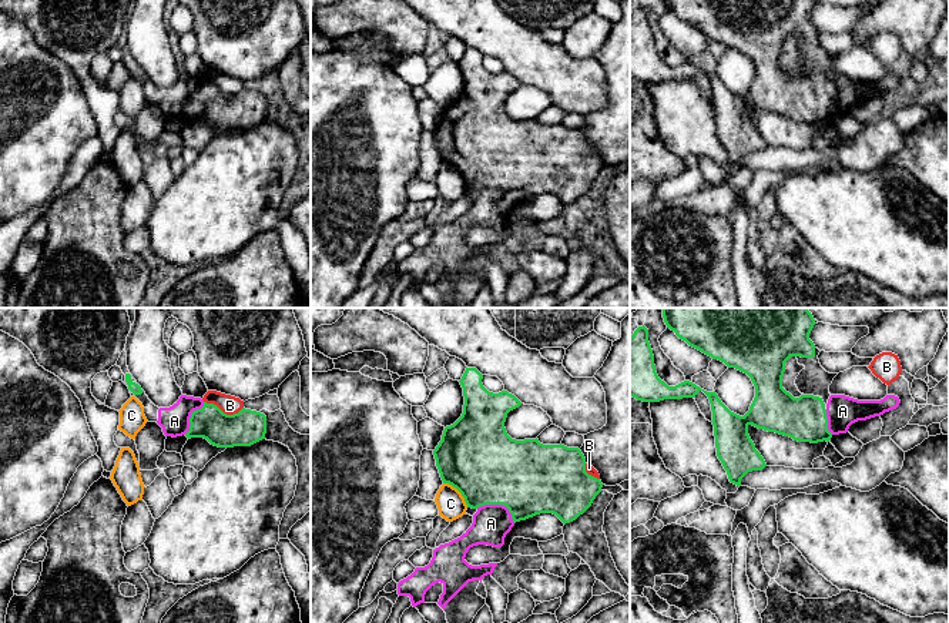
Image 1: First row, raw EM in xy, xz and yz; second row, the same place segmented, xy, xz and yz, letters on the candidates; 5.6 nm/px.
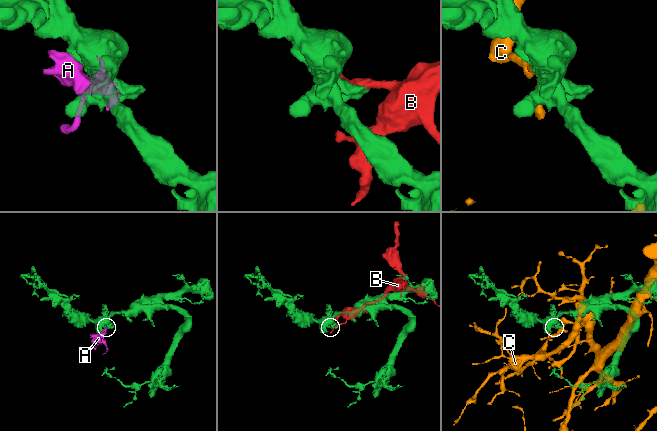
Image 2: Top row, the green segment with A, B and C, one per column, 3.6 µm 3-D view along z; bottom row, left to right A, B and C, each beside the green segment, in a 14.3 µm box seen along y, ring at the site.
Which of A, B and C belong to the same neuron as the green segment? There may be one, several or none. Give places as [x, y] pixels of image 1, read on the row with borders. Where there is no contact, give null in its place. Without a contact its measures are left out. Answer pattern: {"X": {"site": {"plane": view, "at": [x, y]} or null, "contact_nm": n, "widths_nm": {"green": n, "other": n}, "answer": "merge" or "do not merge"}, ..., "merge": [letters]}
{"A": {"site": {"plane": "xz", "at": [499, 503]}, "contact_nm": 240, "widths_nm": {"green": 420, "other": 200}, "answer": "merge"}, "B": {"site": {"plane": "xy", "at": [223, 412]}, "contact_nm": 220, "widths_nm": {"green": 200, "other": 110}, "answer": "do not merge"}, "C": {"site": {"plane": "xz", "at": [459, 491]}, "contact_nm": 200, "widths_nm": {"green": 420, "other": 160}, "answer": "do not merge"}, "merge": ["A"]}

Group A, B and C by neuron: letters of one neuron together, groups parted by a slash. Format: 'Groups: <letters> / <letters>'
Groups: A / B / C

